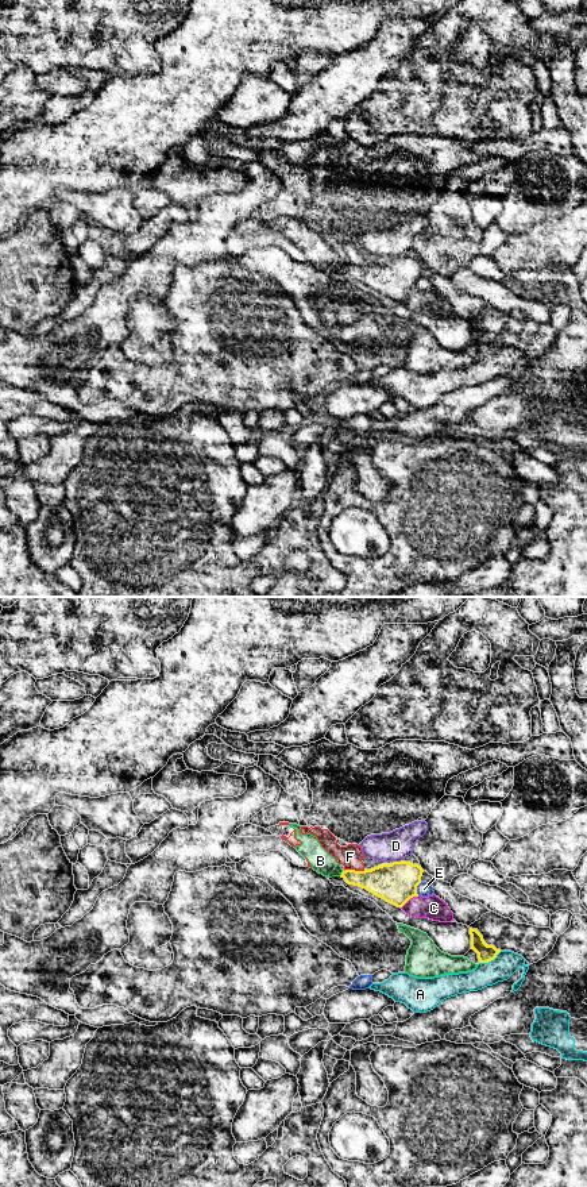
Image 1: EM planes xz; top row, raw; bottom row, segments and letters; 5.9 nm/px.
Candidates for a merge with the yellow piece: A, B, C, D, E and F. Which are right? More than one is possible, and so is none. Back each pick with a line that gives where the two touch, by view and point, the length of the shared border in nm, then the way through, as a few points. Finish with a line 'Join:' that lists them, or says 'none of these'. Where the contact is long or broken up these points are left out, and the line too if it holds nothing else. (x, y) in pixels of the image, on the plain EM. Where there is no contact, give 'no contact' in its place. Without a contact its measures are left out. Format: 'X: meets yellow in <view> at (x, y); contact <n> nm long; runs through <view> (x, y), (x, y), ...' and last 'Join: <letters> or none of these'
Join: none of these

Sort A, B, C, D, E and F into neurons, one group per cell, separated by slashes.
A / B / C F / D / E

